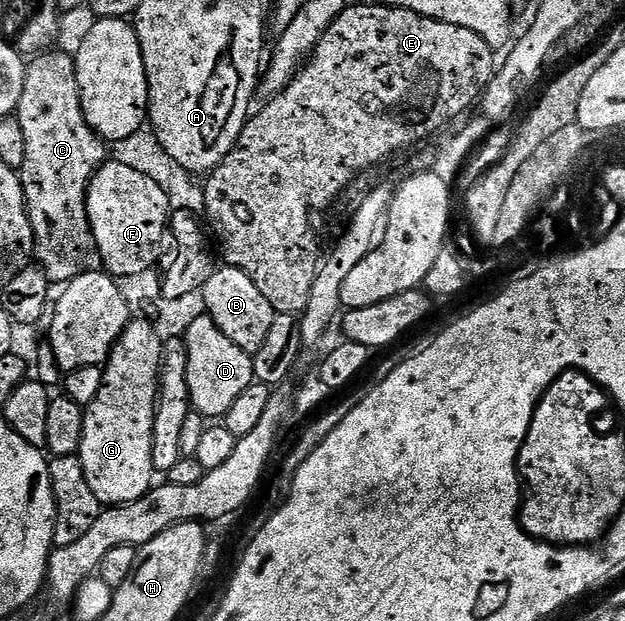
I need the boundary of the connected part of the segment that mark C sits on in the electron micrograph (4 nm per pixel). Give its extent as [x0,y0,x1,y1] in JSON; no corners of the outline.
[17,50,109,286]

